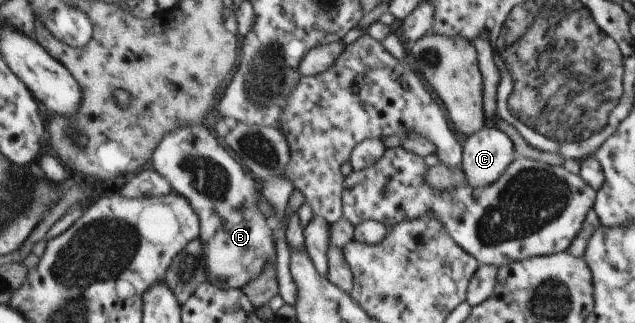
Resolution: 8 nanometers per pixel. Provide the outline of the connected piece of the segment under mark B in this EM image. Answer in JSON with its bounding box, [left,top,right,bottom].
[150,125,276,289]

